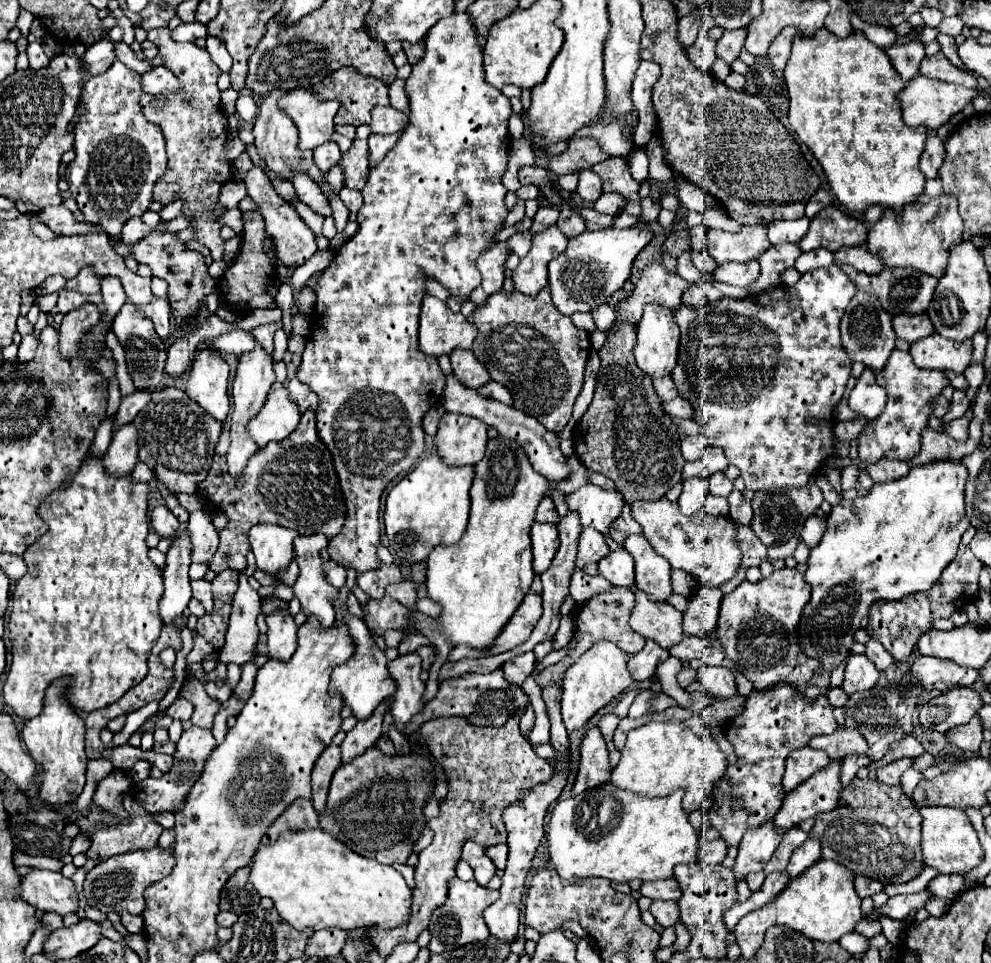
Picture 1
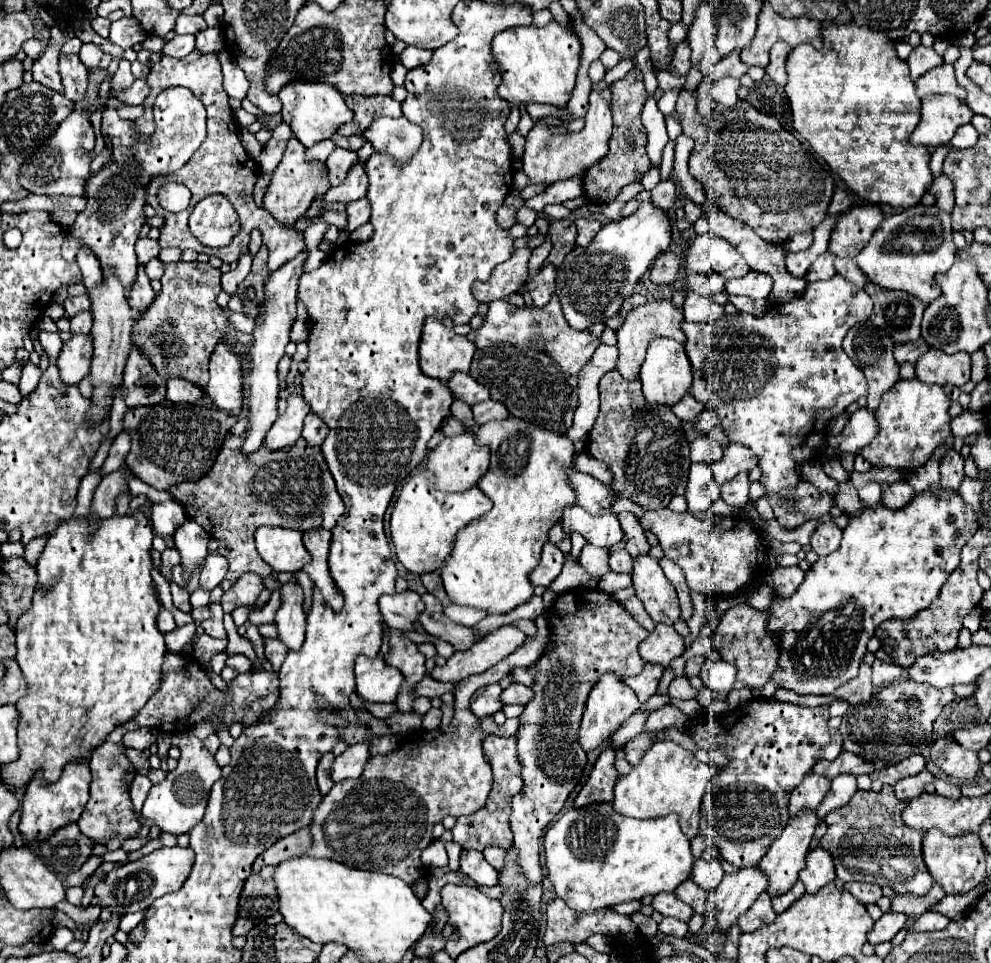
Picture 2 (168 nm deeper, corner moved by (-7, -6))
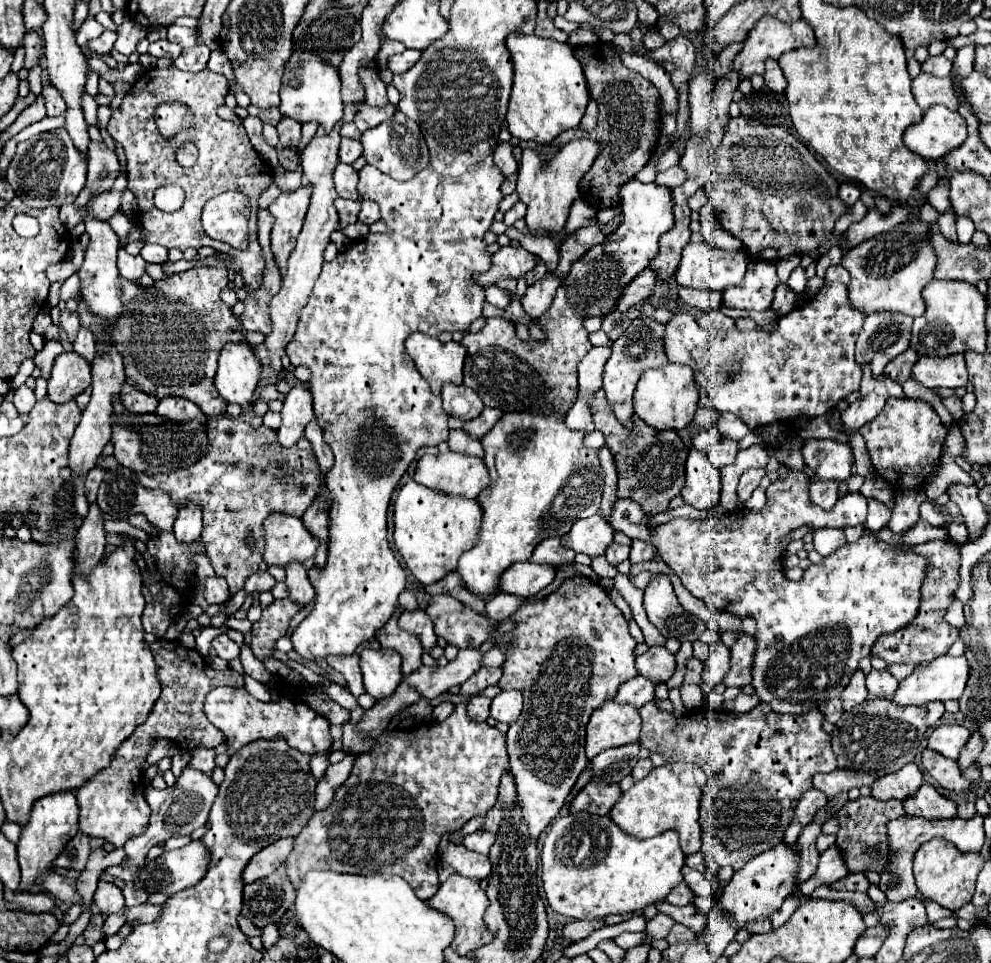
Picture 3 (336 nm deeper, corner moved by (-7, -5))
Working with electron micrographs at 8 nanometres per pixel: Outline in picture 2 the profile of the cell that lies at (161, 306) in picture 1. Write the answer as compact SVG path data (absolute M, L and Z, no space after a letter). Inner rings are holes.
M139 263L139 271L137 271L137 279L131 285L131 293L129 293L129 305L133 311L143 313L155 299L155 291L149 285L149 277L145 273L145 267Z

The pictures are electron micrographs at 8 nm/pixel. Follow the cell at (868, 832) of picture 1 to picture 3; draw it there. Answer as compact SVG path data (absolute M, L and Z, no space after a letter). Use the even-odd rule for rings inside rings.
M859 796L857 800L847 802L843 810L835 814L839 820L839 832L835 846L843 854L843 862L849 872L867 872L875 870L877 874L883 874L889 858L889 836L887 836L887 822L893 818L903 816L903 806L899 800L887 800L881 802L873 796Z

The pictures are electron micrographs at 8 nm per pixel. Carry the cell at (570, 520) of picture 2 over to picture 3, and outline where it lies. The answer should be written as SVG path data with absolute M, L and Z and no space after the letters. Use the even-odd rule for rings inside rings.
M599 514L581 518L573 524L573 528L561 538L563 546L573 548L575 552L583 552L587 556L605 554L607 546L613 542L613 528Z

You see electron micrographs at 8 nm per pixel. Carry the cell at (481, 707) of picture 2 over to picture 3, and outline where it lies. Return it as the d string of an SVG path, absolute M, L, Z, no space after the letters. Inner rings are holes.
M487 696L471 698L471 702L469 702L469 716L471 716L471 720L485 722L489 718L489 704L491 704L491 698L487 698Z

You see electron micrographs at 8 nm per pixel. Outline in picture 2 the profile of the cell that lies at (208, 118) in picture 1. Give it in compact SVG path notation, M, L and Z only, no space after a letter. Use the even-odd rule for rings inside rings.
M209 53L209 55L203 55L199 57L197 61L193 63L185 63L181 59L175 59L175 57L169 57L169 55L163 55L159 63L155 63L155 67L151 67L151 73L147 75L147 85L151 87L147 99L143 101L143 109L145 113L141 117L135 119L135 127L137 127L137 139L147 139L149 135L153 135L155 131L155 123L153 123L153 101L155 97L169 89L169 87L187 87L195 97L199 97L199 101L205 105L207 109L207 139L201 143L201 147L195 151L195 155L191 155L191 159L175 173L171 175L161 175L161 177L155 177L151 179L151 183L147 185L147 203L155 209L155 213L159 217L165 219L163 227L161 227L161 237L159 237L159 245L161 247L179 247L181 251L185 249L193 249L197 253L207 253L207 255L213 255L213 257L219 257L223 263L233 263L237 261L243 253L249 253L249 233L253 227L261 229L263 233L263 243L271 249L277 249L277 263L287 263L289 259L293 259L299 251L303 251L303 235L299 235L299 231L295 229L283 229L271 215L267 215L265 209L259 209L251 197L253 193L253 187L255 187L255 181L259 177L259 165L253 161L253 157L243 149L241 141L239 141L239 127L233 119L233 109L229 107L229 97L223 89L223 77L221 77L221 63L217 59L215 53ZM167 181L175 181L175 183L183 183L191 193L191 205L181 211L181 213L169 213L165 211L155 195L157 195L157 189L167 183ZM213 193L221 193L221 195L227 195L229 201L239 207L239 219L241 219L241 231L239 231L239 237L235 237L235 241L227 247L221 247L221 249L209 249L209 247L203 247L195 237L193 233L189 231L187 227L187 219L195 207L195 203L199 203L199 199L207 197L207 195L213 195Z

